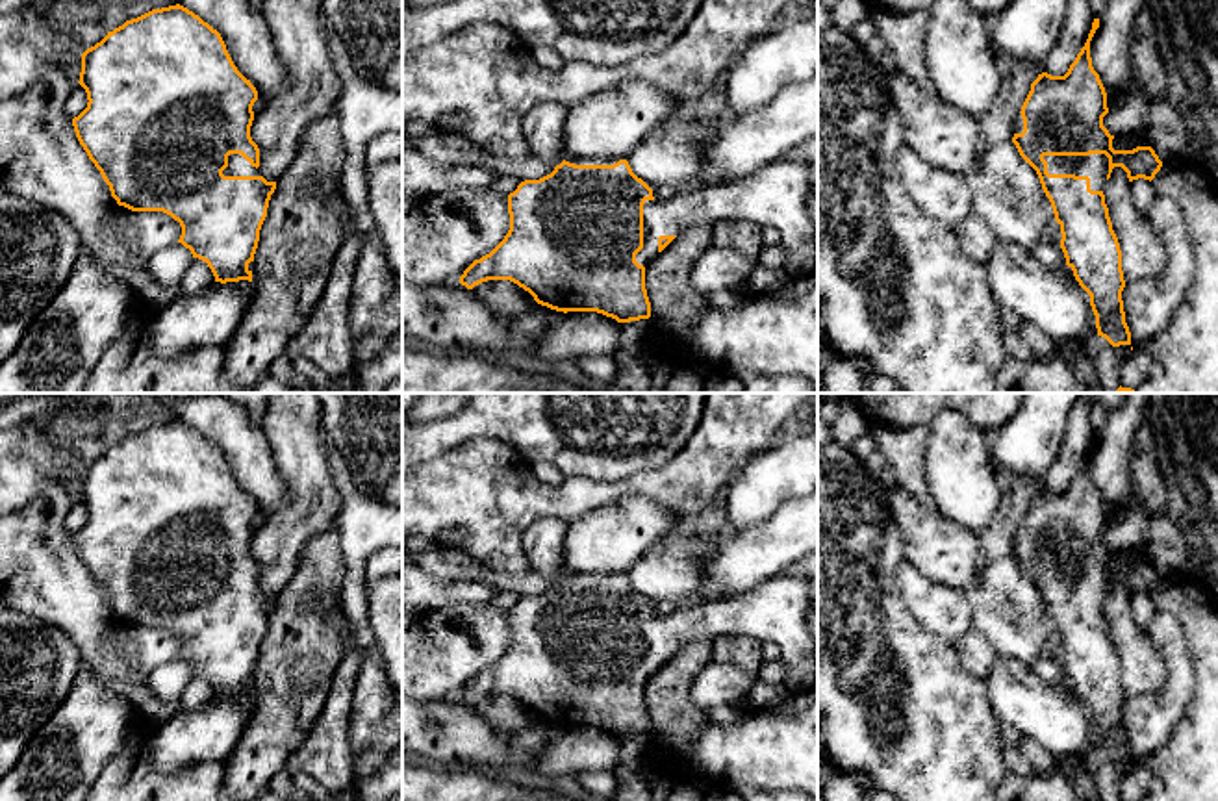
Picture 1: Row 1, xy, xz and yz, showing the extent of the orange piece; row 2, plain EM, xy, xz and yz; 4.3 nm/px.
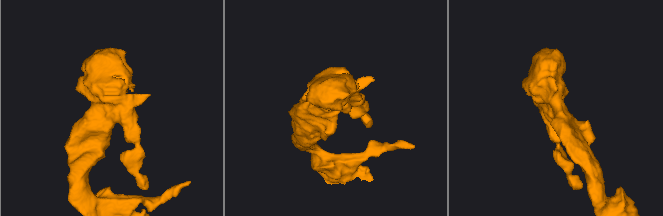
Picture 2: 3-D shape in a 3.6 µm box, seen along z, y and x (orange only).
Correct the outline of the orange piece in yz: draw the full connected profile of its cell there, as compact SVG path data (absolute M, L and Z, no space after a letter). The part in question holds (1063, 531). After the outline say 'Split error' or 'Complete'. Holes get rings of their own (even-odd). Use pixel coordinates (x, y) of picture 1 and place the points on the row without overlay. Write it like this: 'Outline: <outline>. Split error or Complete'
Outline: M1094 434L1092 445L1075 477L1064 491L1038 490L1021 521L1023 547L1014 549L1012 558L1020 571L1036 586L1042 604L1051 617L1055 636L1060 640L1060 664L1066 680L1073 686L1079 701L1090 710L1096 731L1097 751L1112 762L1131 760L1131 747L1125 738L1122 706L1125 703L1122 686L1122 666L1112 645L1103 604L1114 582L1127 588L1129 597L1153 595L1162 577L1151 562L1114 566L1114 551L1103 541L1109 528L1107 508L1099 490L1092 482L1090 456L1099 443Z. Split error

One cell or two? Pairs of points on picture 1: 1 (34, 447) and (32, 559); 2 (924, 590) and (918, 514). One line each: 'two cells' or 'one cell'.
1: two cells
2: two cells

